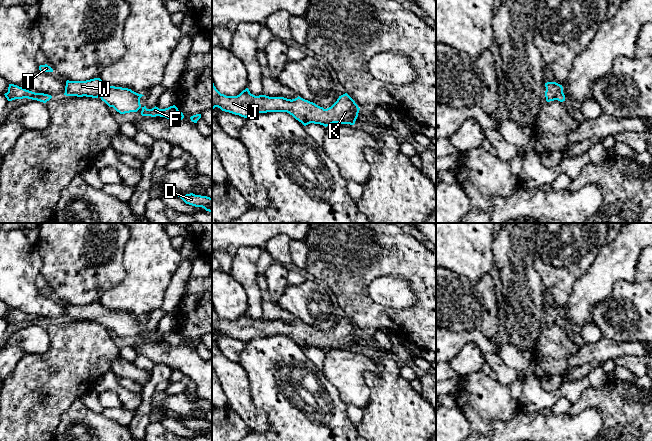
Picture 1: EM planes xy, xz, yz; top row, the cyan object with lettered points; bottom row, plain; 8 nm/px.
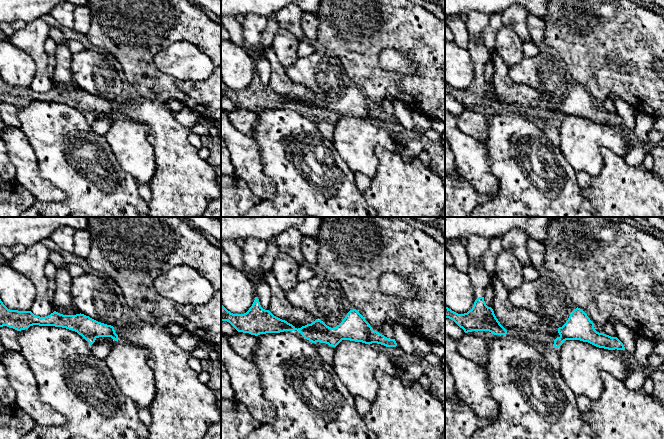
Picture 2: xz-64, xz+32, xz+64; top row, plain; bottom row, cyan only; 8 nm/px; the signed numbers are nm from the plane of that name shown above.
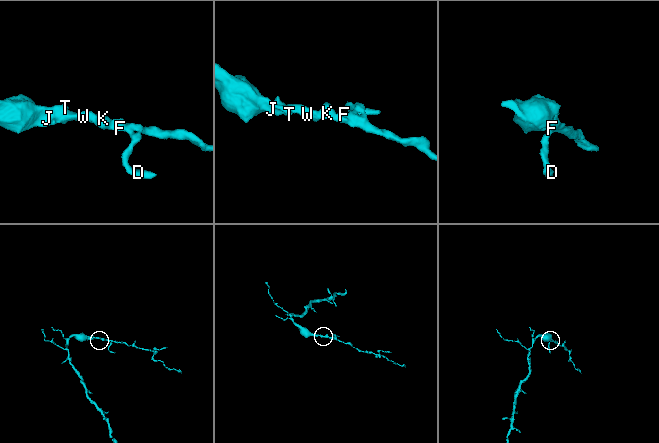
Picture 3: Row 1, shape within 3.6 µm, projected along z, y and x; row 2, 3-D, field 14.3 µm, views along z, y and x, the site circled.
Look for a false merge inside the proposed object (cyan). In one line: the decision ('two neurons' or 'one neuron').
one neuron

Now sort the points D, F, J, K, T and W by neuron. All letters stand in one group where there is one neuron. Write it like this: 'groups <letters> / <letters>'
groups D F J K T W

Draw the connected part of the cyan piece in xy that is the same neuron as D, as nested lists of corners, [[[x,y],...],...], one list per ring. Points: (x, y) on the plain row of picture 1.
[[[193,417],[182,419],[178,418],[186,428],[195,430],[195,431],[202,431],[206,435],[212,436],[212,422],[207,420],[195,419]]]

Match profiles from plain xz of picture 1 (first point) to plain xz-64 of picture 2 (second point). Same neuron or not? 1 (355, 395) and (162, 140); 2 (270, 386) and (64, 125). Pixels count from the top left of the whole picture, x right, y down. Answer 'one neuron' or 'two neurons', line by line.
1: two neurons
2: one neuron

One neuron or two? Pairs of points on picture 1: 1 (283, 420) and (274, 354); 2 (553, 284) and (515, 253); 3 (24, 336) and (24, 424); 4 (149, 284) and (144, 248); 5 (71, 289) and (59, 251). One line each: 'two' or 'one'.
1: one
2: two
3: two
4: one
5: one

